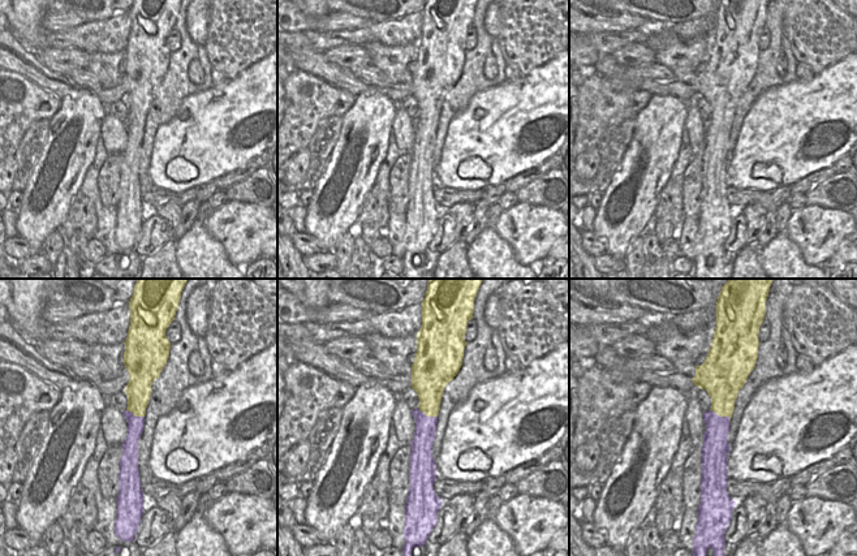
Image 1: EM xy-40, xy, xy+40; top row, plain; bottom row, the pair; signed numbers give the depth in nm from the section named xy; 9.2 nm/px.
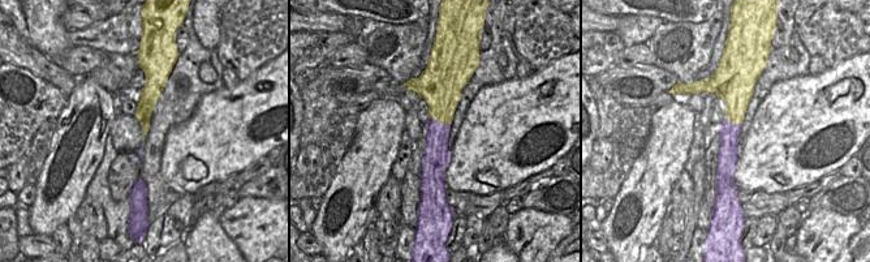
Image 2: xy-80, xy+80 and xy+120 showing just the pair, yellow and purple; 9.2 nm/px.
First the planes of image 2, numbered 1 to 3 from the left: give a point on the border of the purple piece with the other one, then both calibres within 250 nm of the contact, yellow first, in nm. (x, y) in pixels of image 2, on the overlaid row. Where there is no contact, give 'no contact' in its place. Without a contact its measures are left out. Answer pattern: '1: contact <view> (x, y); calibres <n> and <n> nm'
1: contact xy-80 (143, 136); calibres 140 and 20 nm
2: contact xy+80 (440, 123); calibres 300 and 220 nm
3: contact xy+120 (732, 123); calibres 240 and 190 nm

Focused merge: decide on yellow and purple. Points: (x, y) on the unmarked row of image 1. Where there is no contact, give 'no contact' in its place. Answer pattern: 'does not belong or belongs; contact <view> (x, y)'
belongs; contact xy (427, 124)

